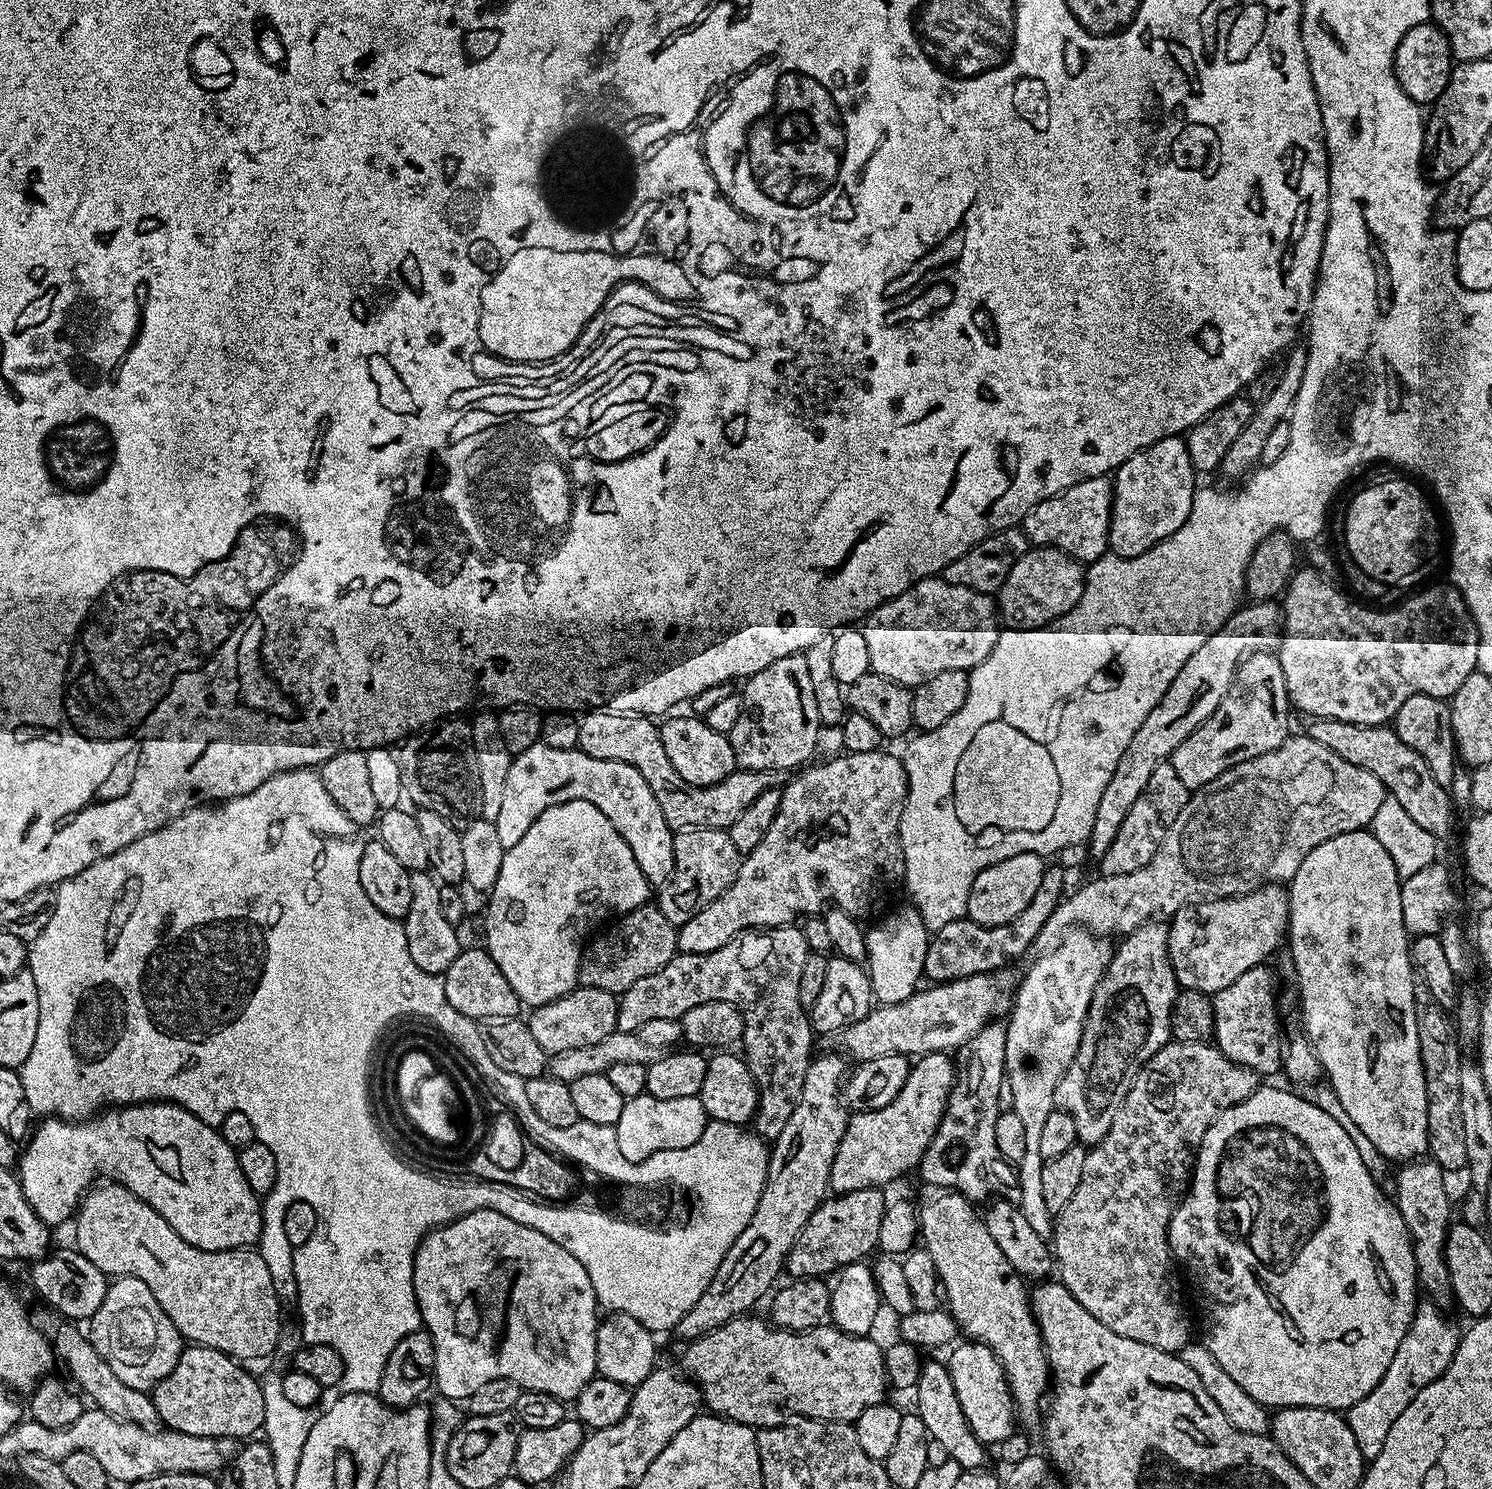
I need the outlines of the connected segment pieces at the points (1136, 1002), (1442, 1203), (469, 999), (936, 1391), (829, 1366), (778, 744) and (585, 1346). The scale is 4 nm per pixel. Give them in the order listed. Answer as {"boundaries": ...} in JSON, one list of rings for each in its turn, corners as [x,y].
{"boundaries":[[[[1153,918],[1147,924],[1127,933],[1112,953],[1112,960],[1092,995],[1090,1010],[1084,1019],[1084,1029],[1078,1050],[1058,1086],[1054,1102],[1059,1111],[1074,1118],[1074,1130],[1081,1145],[1091,1146],[1102,1142],[1106,1130],[1114,1122],[1118,1110],[1126,1102],[1126,1094],[1134,1086],[1138,1074],[1158,1050],[1169,1043],[1172,1034],[1172,1007],[1176,1001],[1178,985],[1168,953],[1168,924]]],[[[1421,1158],[1415,1162],[1408,1162],[1396,1176],[1396,1209],[1402,1214],[1402,1222],[1406,1222],[1408,1236],[1412,1239],[1414,1262],[1418,1273],[1418,1284],[1421,1289],[1429,1292],[1431,1299],[1437,1305],[1452,1304],[1452,1286],[1450,1274],[1446,1268],[1446,1238],[1448,1229],[1453,1223],[1452,1208],[1454,1202],[1446,1198],[1446,1182],[1444,1169],[1437,1166],[1431,1158]]],[[[465,947],[450,962],[450,966],[442,973],[444,989],[446,990],[446,1004],[454,1006],[458,1014],[477,1022],[487,1022],[494,1018],[510,1018],[511,1016],[520,1016],[522,1005],[518,994],[506,982],[502,970],[498,970],[498,962],[490,958],[487,947],[480,948]]],[[[924,1362],[914,1389],[914,1395],[916,1395],[914,1410],[920,1415],[922,1422],[926,1422],[926,1430],[930,1439],[939,1442],[945,1448],[948,1458],[958,1462],[962,1469],[983,1469],[987,1465],[984,1463],[988,1460],[989,1449],[972,1433],[966,1414],[963,1413],[962,1406],[959,1405],[958,1394],[955,1393],[947,1363],[930,1364],[930,1362]]],[[[756,1314],[736,1316],[685,1347],[688,1349],[680,1356],[679,1367],[687,1379],[700,1387],[703,1407],[709,1413],[759,1430],[773,1428],[793,1417],[854,1422],[862,1410],[885,1403],[884,1391],[890,1388],[884,1368],[885,1349],[876,1345],[874,1339],[852,1336],[835,1326],[809,1332],[787,1332],[785,1328],[777,1328],[764,1320],[759,1320]]],[[[795,652],[786,658],[778,658],[778,662],[770,662],[766,670],[758,670],[758,674],[747,677],[742,687],[742,714],[738,718],[738,723],[734,725],[734,730],[726,734],[730,746],[734,746],[737,768],[788,772],[807,765],[816,752],[822,725],[818,718],[818,702],[814,699],[814,686],[810,683],[810,669],[806,667],[804,653]]],[[[477,1207],[470,1214],[451,1220],[450,1223],[442,1224],[427,1233],[420,1241],[414,1258],[414,1294],[420,1307],[423,1327],[432,1335],[434,1342],[436,1355],[434,1388],[441,1397],[464,1402],[470,1394],[474,1394],[474,1390],[478,1390],[478,1386],[482,1386],[482,1382],[490,1382],[490,1378],[510,1378],[510,1382],[518,1382],[521,1390],[542,1390],[542,1394],[554,1394],[554,1398],[572,1402],[582,1390],[582,1386],[586,1386],[586,1382],[590,1382],[592,1377],[597,1375],[595,1338],[598,1305],[594,1286],[590,1286],[590,1274],[586,1274],[582,1262],[573,1260],[570,1250],[562,1250],[562,1246],[546,1238],[546,1234],[522,1222],[514,1222],[514,1218],[506,1218],[506,1214],[498,1214],[492,1208]]]]}

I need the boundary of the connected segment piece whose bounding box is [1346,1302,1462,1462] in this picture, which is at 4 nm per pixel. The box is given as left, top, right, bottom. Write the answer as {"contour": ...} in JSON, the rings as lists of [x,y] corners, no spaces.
{"contour":[[[1417,1303],[1410,1330],[1406,1330],[1402,1346],[1398,1346],[1386,1374],[1382,1374],[1382,1382],[1378,1382],[1366,1398],[1346,1410],[1348,1425],[1350,1430],[1354,1430],[1354,1438],[1358,1438],[1358,1450],[1362,1450],[1365,1461],[1378,1458],[1386,1442],[1386,1434],[1390,1434],[1390,1426],[1394,1426],[1398,1414],[1402,1414],[1402,1410],[1418,1398],[1418,1390],[1426,1390],[1430,1382],[1437,1380],[1448,1369],[1460,1344],[1461,1329],[1456,1329],[1435,1303],[1427,1303]]]}

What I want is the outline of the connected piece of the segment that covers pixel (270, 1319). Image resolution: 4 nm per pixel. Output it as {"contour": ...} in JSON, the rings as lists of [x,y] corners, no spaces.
{"contour":[[[104,1182],[99,1186],[93,1187],[91,1191],[85,1195],[84,1199],[78,1205],[78,1211],[74,1216],[74,1225],[76,1224],[76,1244],[75,1247],[86,1258],[90,1258],[90,1262],[94,1262],[94,1266],[98,1266],[98,1270],[102,1270],[104,1275],[109,1278],[119,1278],[121,1276],[133,1276],[142,1282],[146,1282],[146,1286],[154,1294],[154,1298],[158,1298],[158,1306],[162,1306],[162,1310],[166,1310],[166,1314],[170,1318],[170,1322],[174,1322],[174,1326],[178,1329],[185,1341],[191,1342],[196,1346],[205,1348],[217,1348],[219,1352],[224,1352],[228,1356],[235,1358],[240,1362],[249,1362],[248,1360],[256,1360],[259,1356],[268,1356],[276,1348],[276,1339],[280,1336],[280,1300],[276,1297],[276,1284],[272,1281],[272,1272],[268,1269],[268,1264],[259,1256],[258,1253],[252,1252],[251,1247],[231,1248],[225,1252],[207,1252],[198,1246],[190,1246],[190,1242],[186,1242],[176,1231],[174,1226],[170,1226],[170,1222],[166,1222],[166,1218],[162,1218],[162,1214],[155,1212],[146,1202],[142,1202],[142,1198],[138,1198],[124,1185],[115,1182]]]}

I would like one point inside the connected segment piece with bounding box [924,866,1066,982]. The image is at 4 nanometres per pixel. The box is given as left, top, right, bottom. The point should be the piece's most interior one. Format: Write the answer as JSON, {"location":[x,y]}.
{"location":[965,948]}

